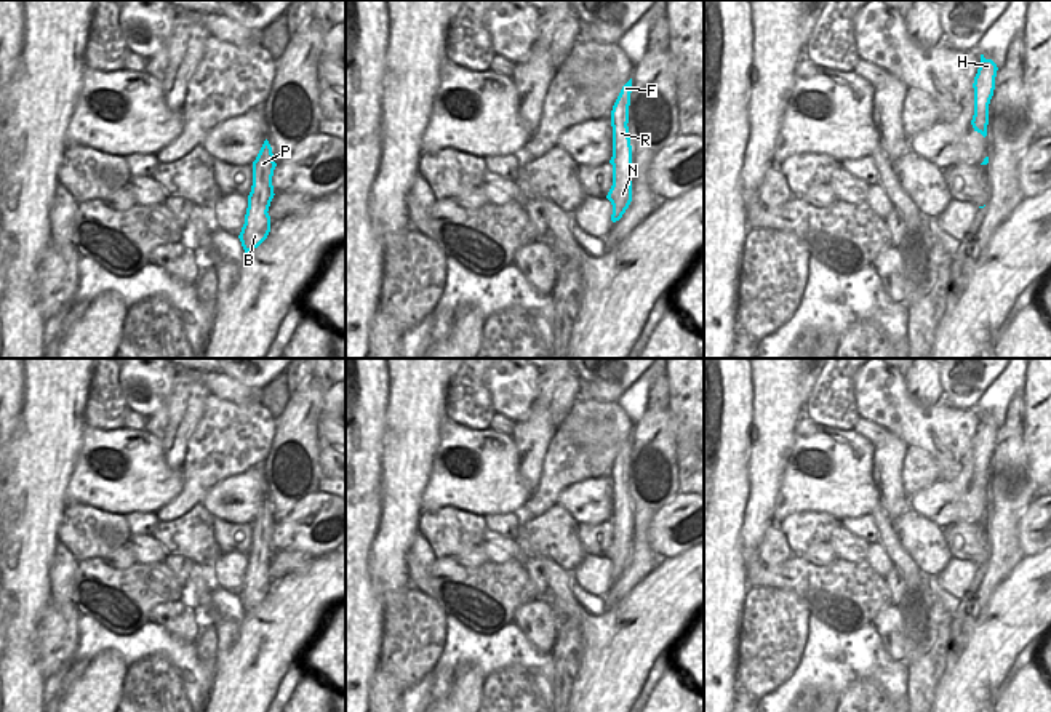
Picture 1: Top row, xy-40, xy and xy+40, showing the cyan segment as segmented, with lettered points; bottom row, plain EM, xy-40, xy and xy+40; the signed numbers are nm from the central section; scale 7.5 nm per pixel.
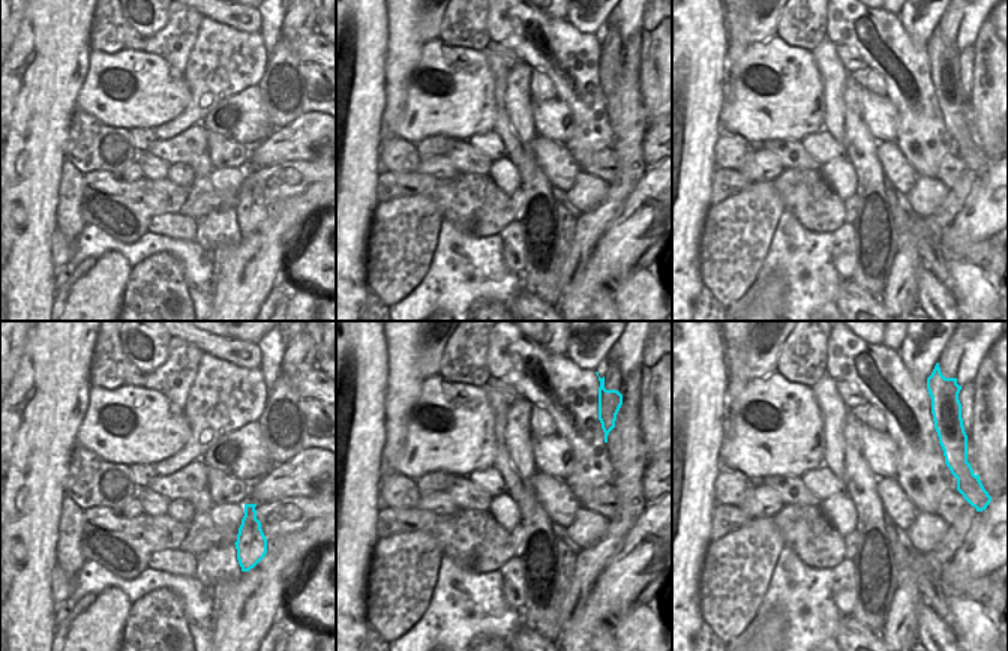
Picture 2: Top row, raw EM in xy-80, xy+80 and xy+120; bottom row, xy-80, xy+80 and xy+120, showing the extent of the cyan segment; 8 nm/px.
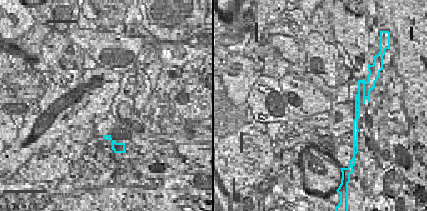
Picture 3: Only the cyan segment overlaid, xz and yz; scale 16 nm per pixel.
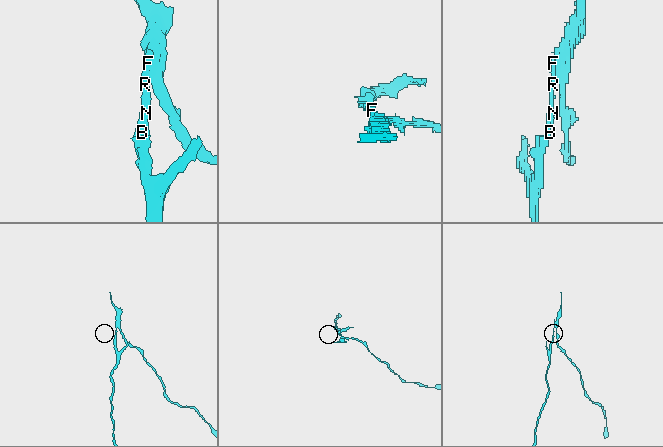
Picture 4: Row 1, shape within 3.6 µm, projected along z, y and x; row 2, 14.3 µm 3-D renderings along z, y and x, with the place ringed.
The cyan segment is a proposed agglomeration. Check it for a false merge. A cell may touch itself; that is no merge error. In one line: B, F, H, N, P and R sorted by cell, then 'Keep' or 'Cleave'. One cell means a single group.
Groups: B N P R / F H. Cleave.

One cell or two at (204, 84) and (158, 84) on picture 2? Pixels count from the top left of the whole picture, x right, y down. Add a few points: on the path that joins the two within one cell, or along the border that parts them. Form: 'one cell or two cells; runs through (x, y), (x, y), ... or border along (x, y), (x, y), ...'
two cells; border along (183, 78), (189, 92), (189, 104), (174, 117)

